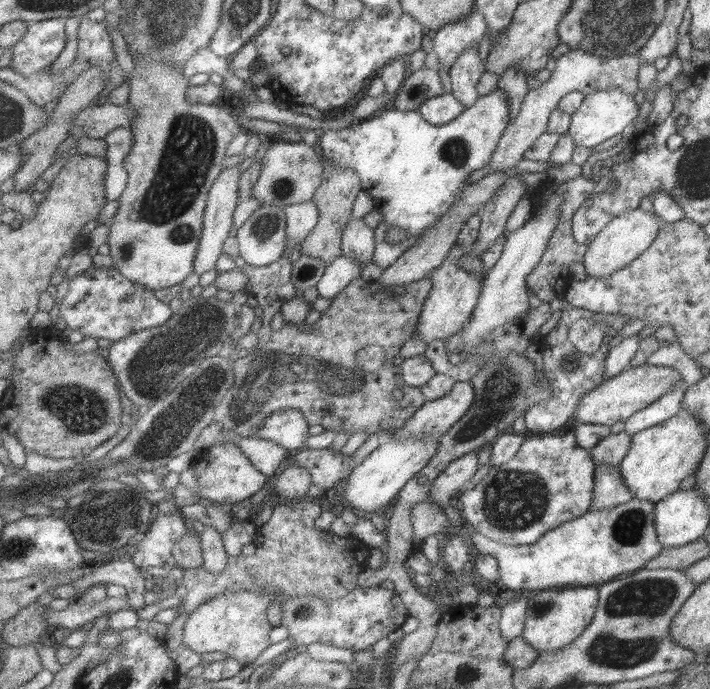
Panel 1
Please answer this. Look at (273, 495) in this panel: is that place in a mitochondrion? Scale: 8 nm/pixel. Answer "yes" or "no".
no

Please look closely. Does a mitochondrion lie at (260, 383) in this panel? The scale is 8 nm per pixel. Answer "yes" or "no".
yes

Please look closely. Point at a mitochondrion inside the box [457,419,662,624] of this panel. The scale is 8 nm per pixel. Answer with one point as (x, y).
(514, 501)

